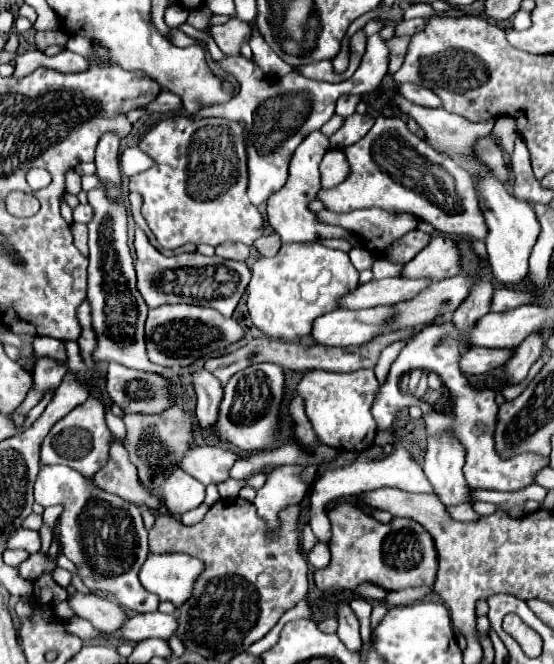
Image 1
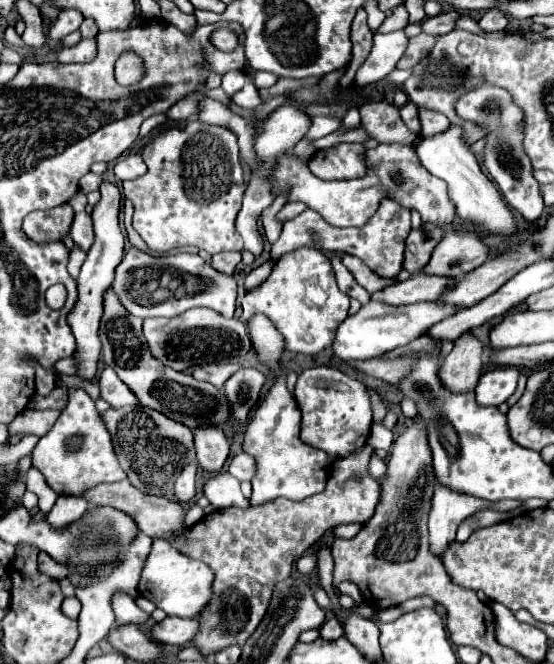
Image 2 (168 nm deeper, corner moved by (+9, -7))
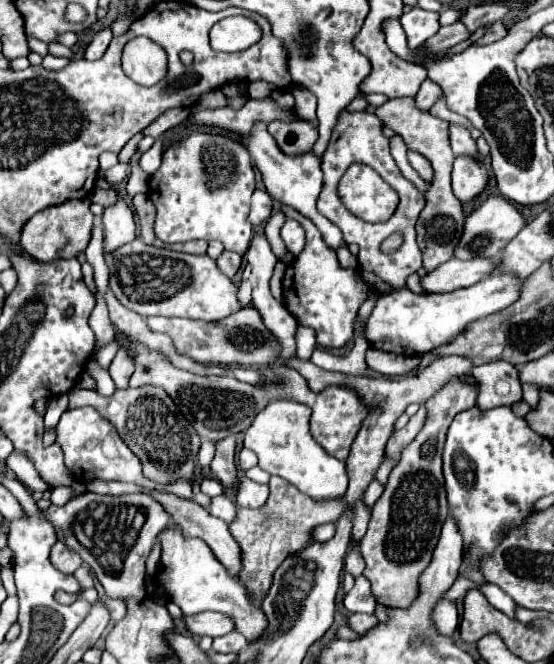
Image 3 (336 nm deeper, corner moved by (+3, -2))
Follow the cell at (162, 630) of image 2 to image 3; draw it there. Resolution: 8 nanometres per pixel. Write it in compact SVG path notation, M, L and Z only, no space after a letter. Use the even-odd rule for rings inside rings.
M203 612L195 616L185 616L187 628L197 636L223 636L233 630L233 620L227 614L217 612Z

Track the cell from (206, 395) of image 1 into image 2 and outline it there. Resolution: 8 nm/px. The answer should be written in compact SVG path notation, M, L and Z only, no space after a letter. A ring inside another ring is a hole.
M199 427L199 431L193 431L195 435L195 449L197 449L197 461L205 471L217 473L227 455L229 455L229 443L221 427Z

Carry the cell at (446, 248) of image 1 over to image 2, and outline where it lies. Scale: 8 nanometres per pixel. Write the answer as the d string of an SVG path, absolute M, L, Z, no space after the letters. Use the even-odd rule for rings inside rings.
M447 231L435 247L423 273L439 277L461 277L487 259L487 247L475 231Z

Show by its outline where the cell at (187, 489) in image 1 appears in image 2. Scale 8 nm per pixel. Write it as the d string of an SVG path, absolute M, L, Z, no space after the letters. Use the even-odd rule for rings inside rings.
M191 463L177 477L175 497L179 503L189 503L195 497L195 473L197 473L197 463Z

